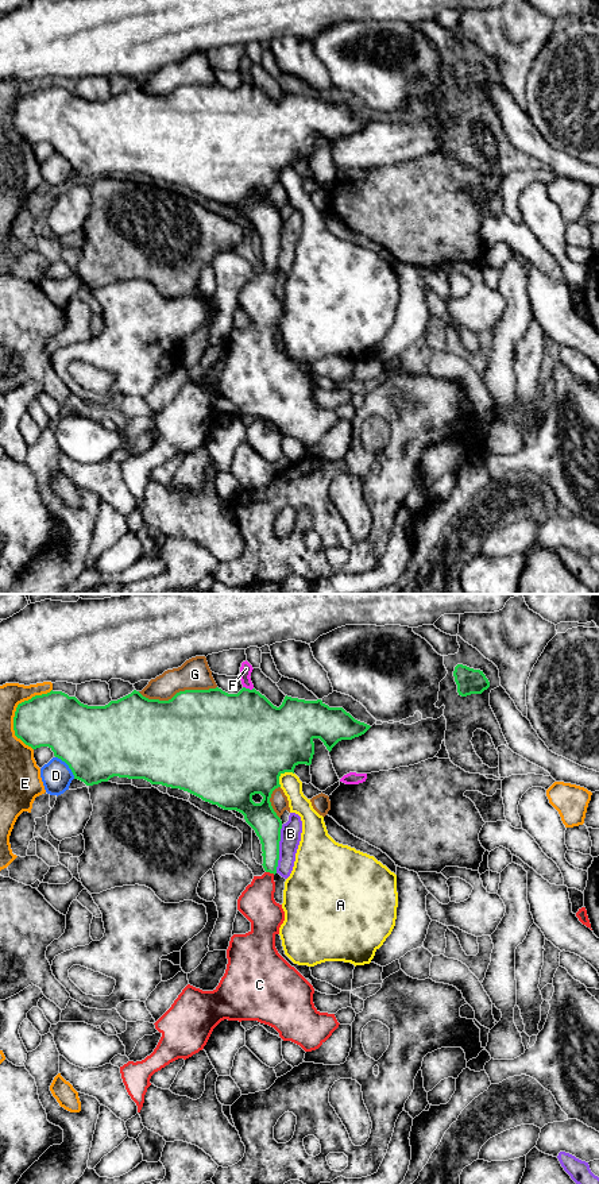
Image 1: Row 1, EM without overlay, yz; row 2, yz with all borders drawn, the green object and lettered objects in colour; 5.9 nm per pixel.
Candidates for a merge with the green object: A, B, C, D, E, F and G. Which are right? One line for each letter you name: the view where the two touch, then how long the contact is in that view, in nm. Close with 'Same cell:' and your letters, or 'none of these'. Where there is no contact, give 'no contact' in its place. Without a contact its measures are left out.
C: contact in yz; length 60 nm
Same cell: C

